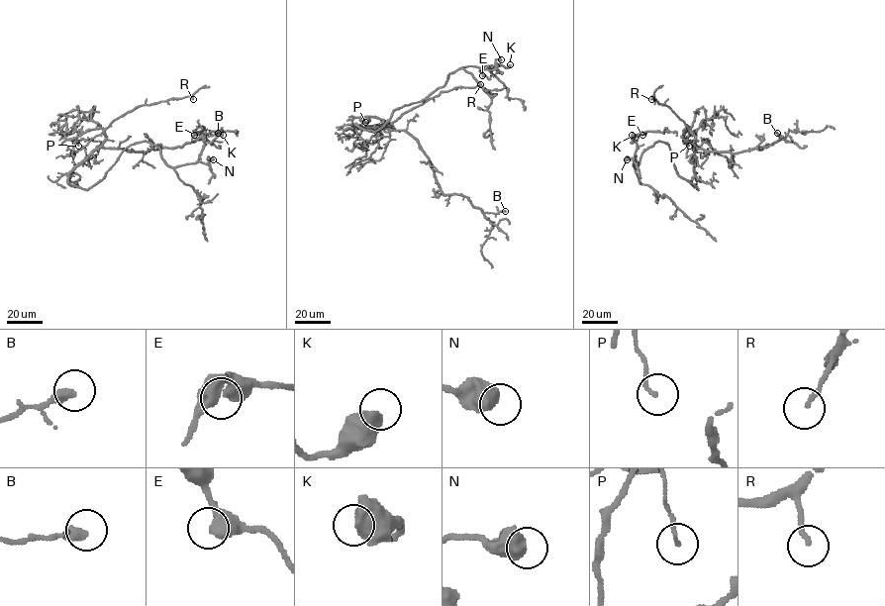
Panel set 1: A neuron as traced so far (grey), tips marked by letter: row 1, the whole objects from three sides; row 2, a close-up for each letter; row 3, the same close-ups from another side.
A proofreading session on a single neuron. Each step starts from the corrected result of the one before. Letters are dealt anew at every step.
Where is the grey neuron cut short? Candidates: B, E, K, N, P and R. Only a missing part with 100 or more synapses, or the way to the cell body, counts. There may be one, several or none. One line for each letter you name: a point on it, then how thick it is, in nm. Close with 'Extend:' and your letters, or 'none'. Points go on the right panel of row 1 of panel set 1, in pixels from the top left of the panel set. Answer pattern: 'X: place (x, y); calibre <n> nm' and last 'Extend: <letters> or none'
Extend: none

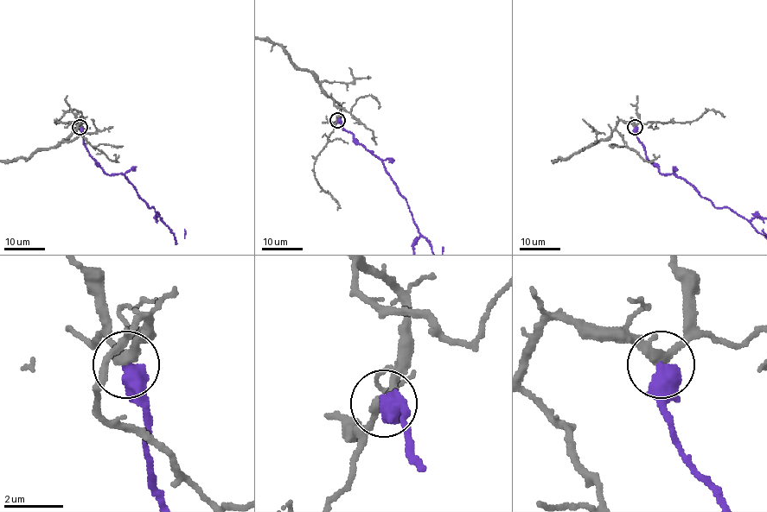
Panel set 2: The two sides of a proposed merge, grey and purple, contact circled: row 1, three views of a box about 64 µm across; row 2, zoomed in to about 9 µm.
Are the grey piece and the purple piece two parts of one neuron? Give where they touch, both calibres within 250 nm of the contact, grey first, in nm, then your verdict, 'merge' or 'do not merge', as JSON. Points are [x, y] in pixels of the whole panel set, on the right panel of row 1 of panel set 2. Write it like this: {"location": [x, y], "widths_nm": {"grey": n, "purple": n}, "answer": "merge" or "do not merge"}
{"location": [635, 127], "widths_nm": {"grey": 320, "purple": 600}, "answer": "do not merge"}

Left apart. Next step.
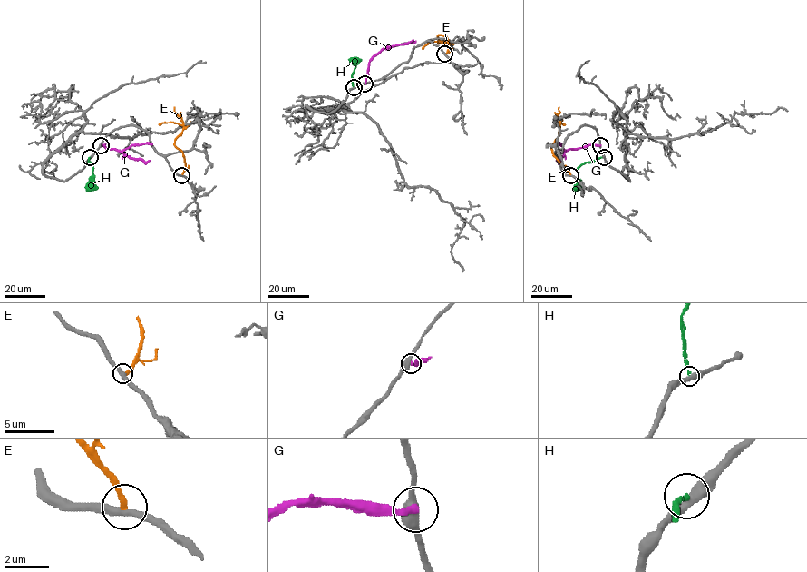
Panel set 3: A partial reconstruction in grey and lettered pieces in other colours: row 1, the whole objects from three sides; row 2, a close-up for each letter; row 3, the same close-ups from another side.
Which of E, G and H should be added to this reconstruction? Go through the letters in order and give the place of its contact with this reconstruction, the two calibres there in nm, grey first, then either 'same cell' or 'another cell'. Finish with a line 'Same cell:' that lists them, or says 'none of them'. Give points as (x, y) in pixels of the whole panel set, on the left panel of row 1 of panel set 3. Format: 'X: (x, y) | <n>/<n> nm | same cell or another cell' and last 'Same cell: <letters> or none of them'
E: (181, 175) | 300/240 nm | another cell
G: (101, 145) | 480/260 nm | another cell
H: (90, 157) | 440/140 nm | another cell
Same cell: none of them

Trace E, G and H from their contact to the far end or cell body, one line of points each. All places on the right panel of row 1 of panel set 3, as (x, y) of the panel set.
E: (570, 174), (555, 156), (551, 146), (559, 136), (558, 123), (565, 124)
G: (600, 145), (588, 144), (565, 151), (557, 143)
H: (604, 157), (585, 162), (578, 168), (577, 191)

